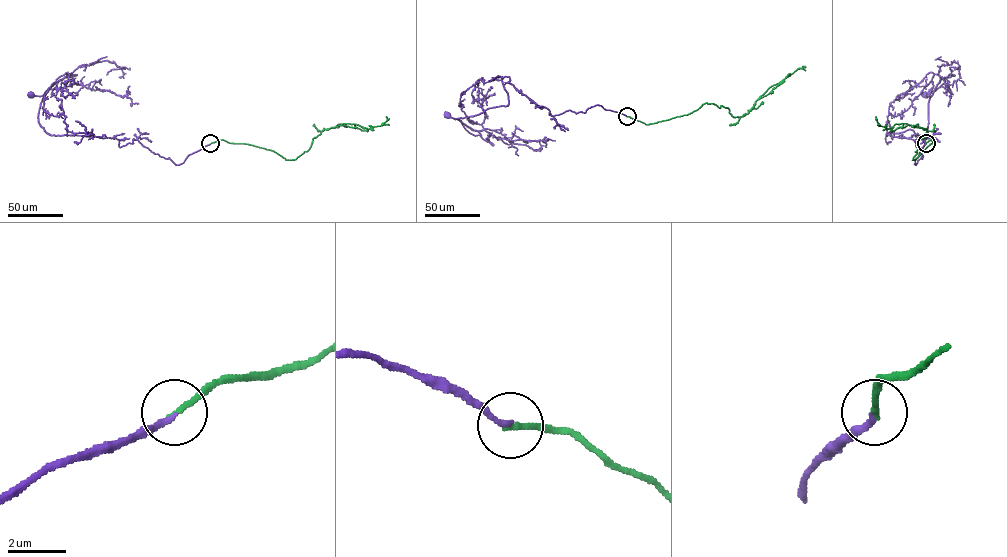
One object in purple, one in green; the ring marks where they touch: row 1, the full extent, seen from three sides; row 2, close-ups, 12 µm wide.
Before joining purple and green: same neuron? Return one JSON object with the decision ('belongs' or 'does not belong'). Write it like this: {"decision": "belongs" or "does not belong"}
{"decision": "belongs"}

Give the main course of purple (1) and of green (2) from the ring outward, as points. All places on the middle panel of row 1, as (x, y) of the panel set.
1: (627, 116), (597, 105), (551, 115), (504, 76), (461, 93), (480, 135), (448, 115)
2: (627, 116), (657, 123), (706, 103), (741, 117), (771, 86), (802, 66)

